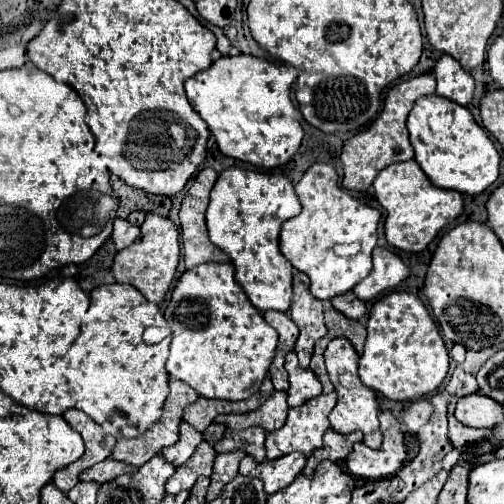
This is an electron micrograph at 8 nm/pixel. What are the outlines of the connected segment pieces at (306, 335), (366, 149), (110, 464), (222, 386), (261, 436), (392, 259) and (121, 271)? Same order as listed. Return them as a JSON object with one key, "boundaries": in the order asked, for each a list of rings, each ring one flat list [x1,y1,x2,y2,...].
{"boundaries":[[[300,271,294,273,292,281,294,293,292,293,292,305,290,305,290,317,300,329,300,337,296,341,296,355,300,359,300,365,306,369,312,357,314,343,326,335,324,325,324,307,322,301,318,301,308,287,308,277]],[[424,73,420,77,414,77,414,79,406,79,406,81,400,81,398,85,390,87,388,93,386,93,386,99,384,99,384,107,380,111,380,115,376,117,376,121,358,131,352,139,348,139,342,147,342,165,344,165,344,181,342,185,346,189,356,189,356,191,366,191,372,181,376,179,376,175,396,163,396,161,408,161,414,157,414,149,408,141,408,129,406,129,406,117,412,109,412,105,416,103,416,99,424,97,424,95,432,95,436,91,436,81,434,81,434,75,432,73]],[[112,457,92,465,90,469,82,471,82,477,80,481,96,481,96,483,106,483,106,481,112,481,116,479,118,475,124,475,124,473,134,473,136,467,128,465,128,463,122,463,122,461,116,461]],[[204,263,190,271,184,271,176,281,164,317,172,329,170,357,166,361,166,371,172,379,188,383,206,399,242,401,258,393,272,363,278,333,264,321,262,313,254,309,254,305,250,305,250,299,236,283,232,263]],[[248,427,246,431,226,429,224,437,214,443,214,449,216,449,216,453,228,453,228,451,240,449,240,451,252,455,260,463,266,459,264,439,266,439,266,431,258,429,258,427]],[[376,247,372,257,374,257,372,273,352,289,354,295,362,301,376,299,378,295,394,289,398,283,402,283,408,277,408,267,402,263,402,259,396,253]],[[150,213,150,215,146,215,146,219,142,223,140,233,142,233,142,237,138,237,138,241,134,241,132,245,128,245,126,249,116,253,114,265,112,265,112,275,116,277,118,283,134,285,138,291,142,291,142,295,150,303,160,305,170,289,170,283,172,283,176,267,178,267,178,259,180,259,178,257,180,255,178,229,168,217]]]}

